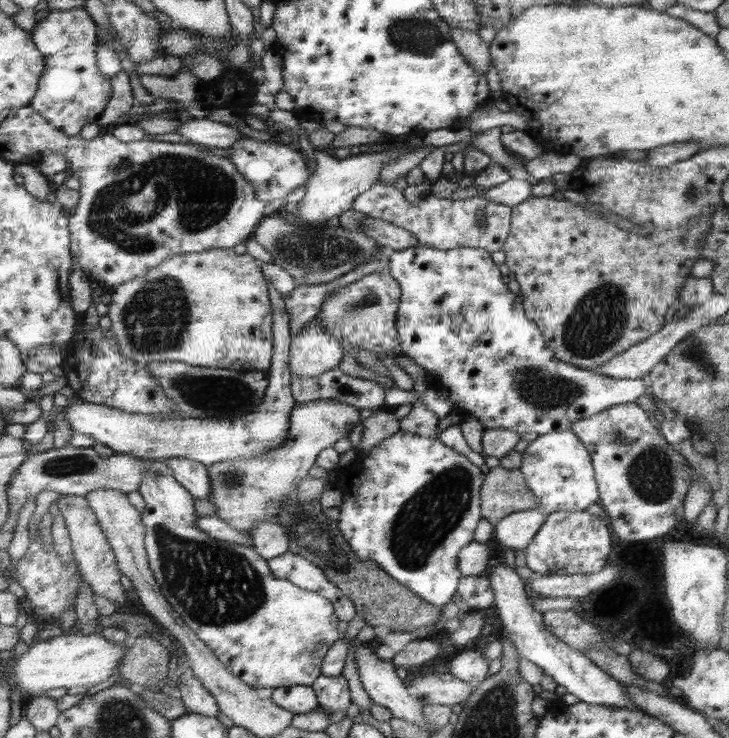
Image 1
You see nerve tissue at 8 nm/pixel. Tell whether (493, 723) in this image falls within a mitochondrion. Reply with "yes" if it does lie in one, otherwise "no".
yes

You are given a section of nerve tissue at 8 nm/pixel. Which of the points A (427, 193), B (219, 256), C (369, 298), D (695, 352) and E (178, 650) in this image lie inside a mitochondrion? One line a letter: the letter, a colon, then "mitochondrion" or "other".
A: other
B: other
C: mitochondrion
D: mitochondrion
E: other

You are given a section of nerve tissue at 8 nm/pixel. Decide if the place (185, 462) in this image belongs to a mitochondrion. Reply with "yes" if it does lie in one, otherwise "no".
no

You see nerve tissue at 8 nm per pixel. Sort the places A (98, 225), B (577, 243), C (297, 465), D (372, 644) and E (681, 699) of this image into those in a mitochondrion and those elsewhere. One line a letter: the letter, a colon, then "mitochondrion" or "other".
A: mitochondrion
B: other
C: other
D: other
E: other

